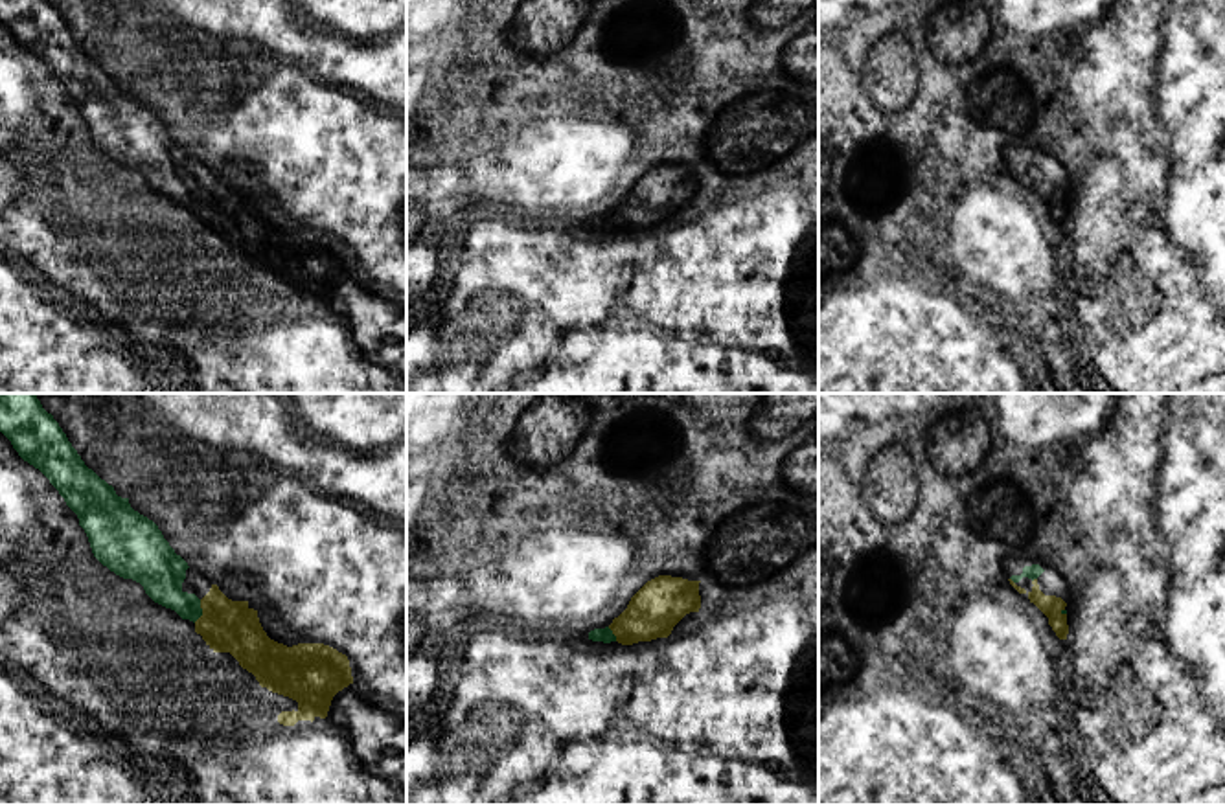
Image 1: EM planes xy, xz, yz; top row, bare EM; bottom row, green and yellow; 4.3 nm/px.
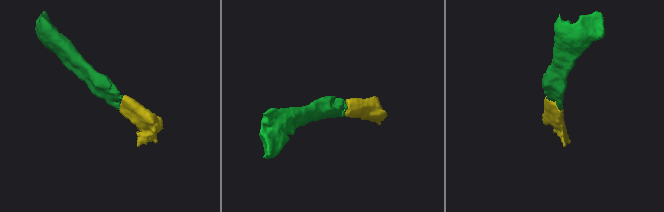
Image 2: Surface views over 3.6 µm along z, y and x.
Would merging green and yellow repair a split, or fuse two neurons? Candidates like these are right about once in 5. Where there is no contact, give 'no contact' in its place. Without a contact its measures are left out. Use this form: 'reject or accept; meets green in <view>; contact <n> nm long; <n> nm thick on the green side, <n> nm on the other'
accept; meets green in xy; contact 110 nm long; 200 nm thick on the green side, 220 nm on the other

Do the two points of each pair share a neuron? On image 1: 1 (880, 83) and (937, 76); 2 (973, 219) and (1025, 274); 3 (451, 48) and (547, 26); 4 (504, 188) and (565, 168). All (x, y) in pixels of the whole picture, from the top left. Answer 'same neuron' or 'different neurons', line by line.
1: different neurons
2: same neuron
3: different neurons
4: same neuron

